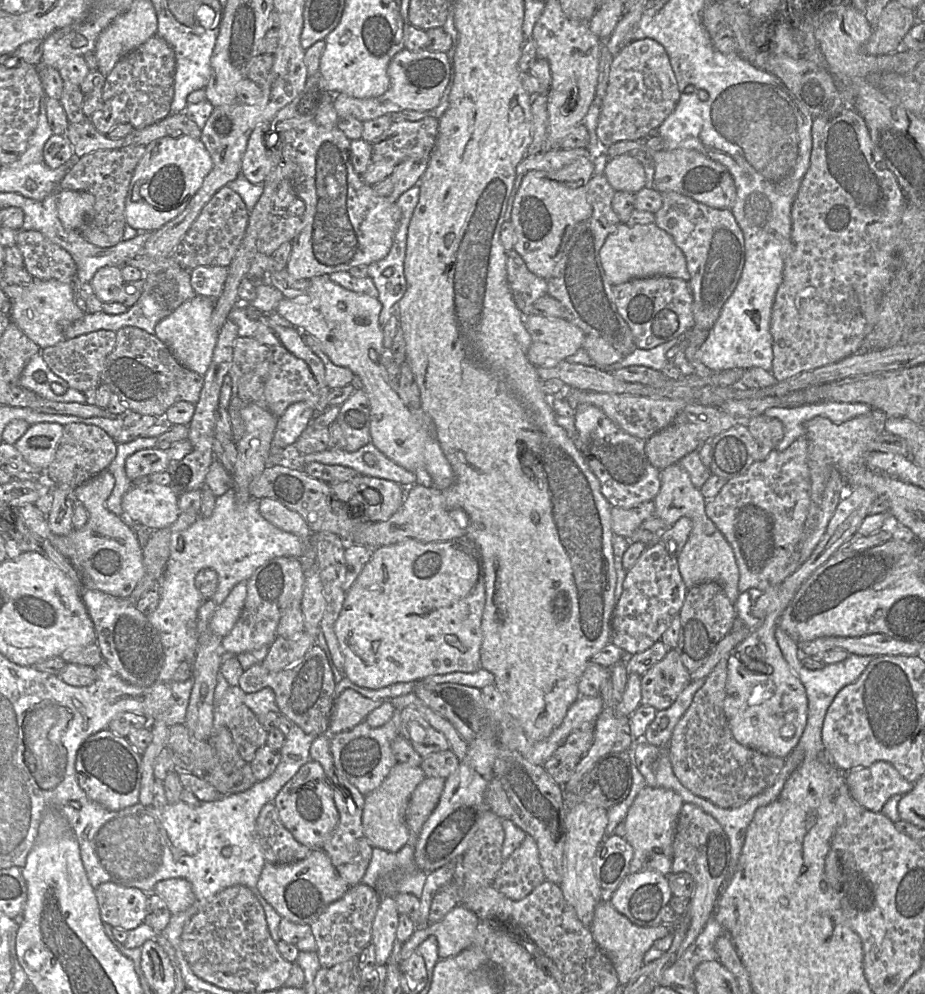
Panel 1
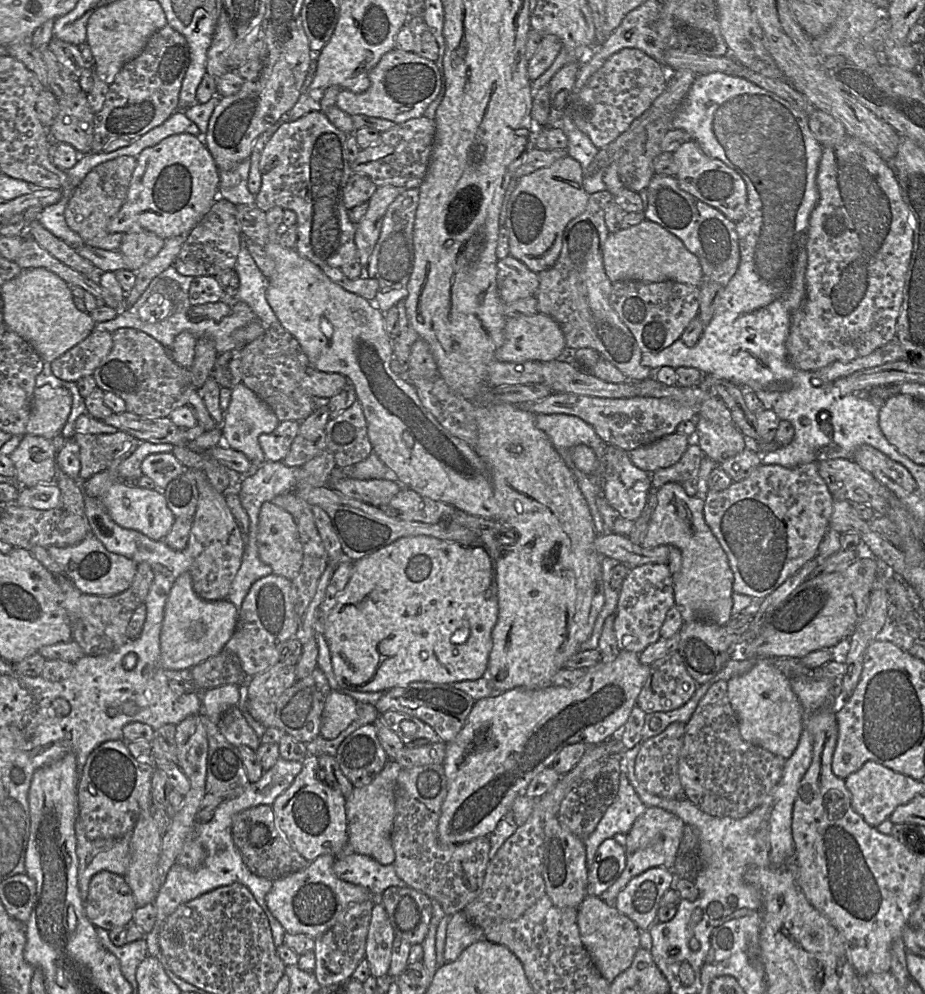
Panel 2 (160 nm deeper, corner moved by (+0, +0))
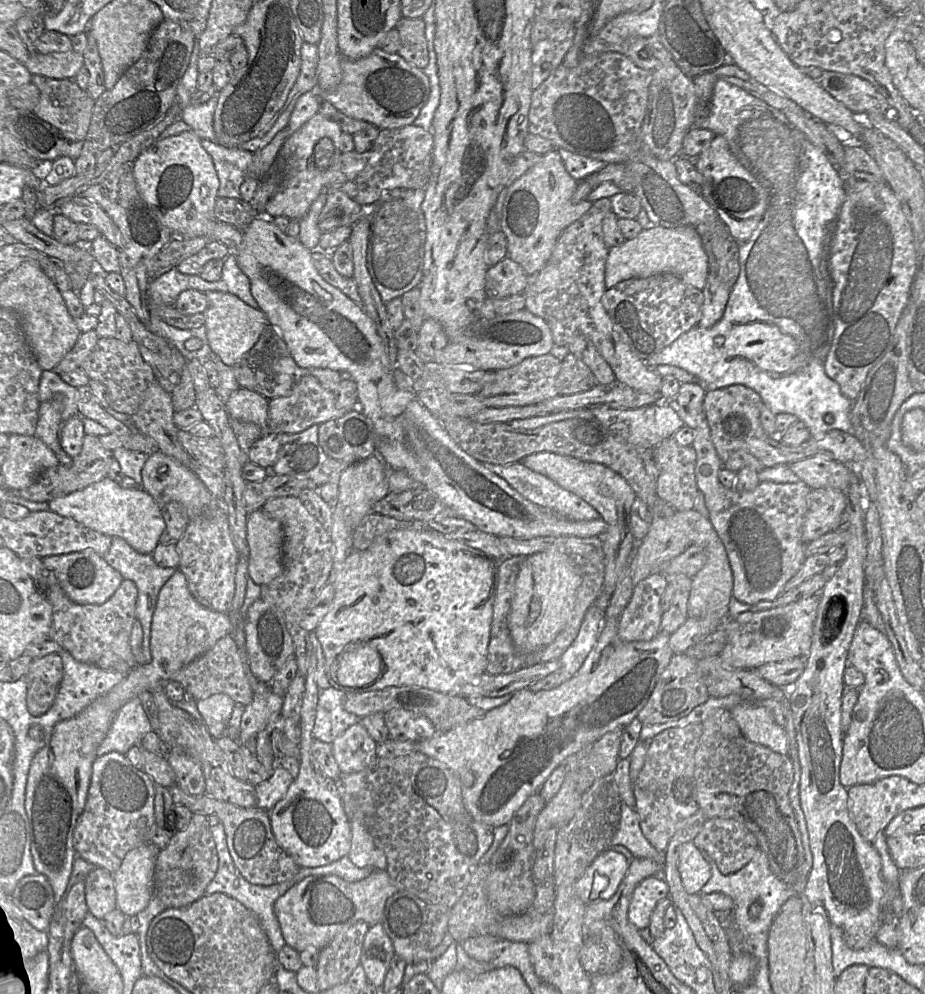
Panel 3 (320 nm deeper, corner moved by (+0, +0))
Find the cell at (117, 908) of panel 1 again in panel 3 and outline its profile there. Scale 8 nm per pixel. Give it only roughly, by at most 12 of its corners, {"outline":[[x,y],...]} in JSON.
{"outline":[[96,868],[85,880],[88,913],[103,920],[116,909],[112,873]]}

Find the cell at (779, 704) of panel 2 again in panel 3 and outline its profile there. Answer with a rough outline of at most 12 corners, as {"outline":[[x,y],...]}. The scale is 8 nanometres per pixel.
{"outline":[[764,706],[731,713],[747,740],[788,755],[787,733]]}

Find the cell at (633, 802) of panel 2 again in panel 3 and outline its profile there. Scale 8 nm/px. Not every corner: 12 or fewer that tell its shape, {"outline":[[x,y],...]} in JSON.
{"outline":[[623,802],[611,847],[663,864],[642,832],[637,811]]}

